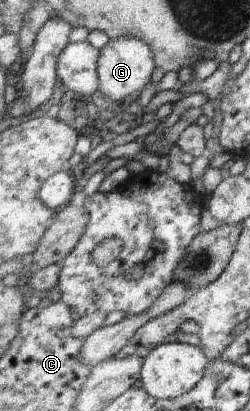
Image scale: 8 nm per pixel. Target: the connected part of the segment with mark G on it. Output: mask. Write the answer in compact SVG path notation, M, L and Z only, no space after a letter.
M129 35L110 39L108 43L100 49L98 60L98 75L100 78L100 92L113 100L125 105L136 98L141 90L151 82L153 72L158 67L153 51L148 42L142 41L136 36Z

